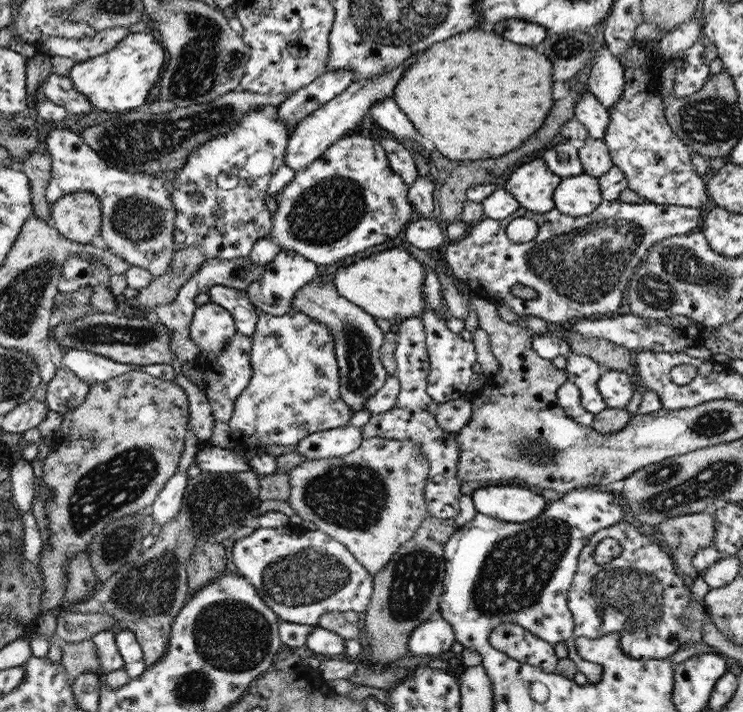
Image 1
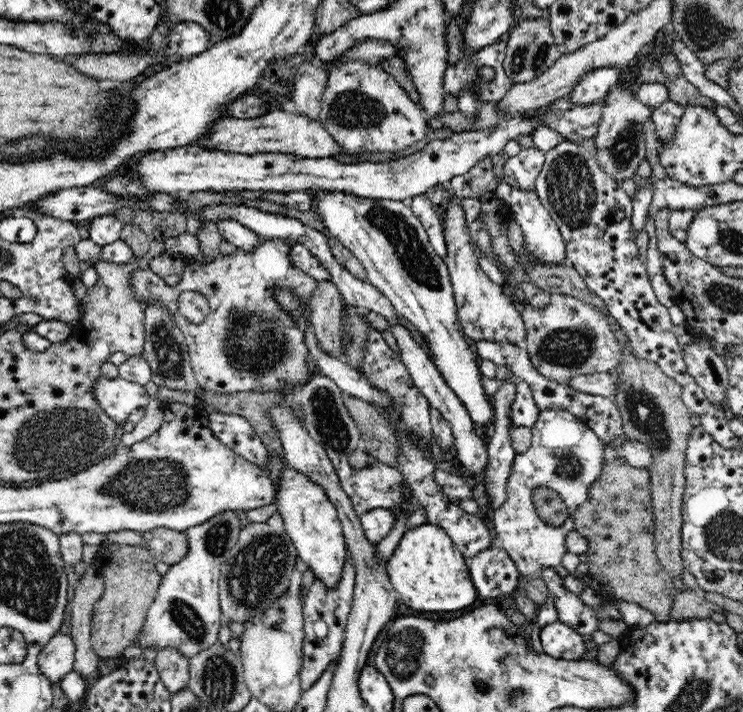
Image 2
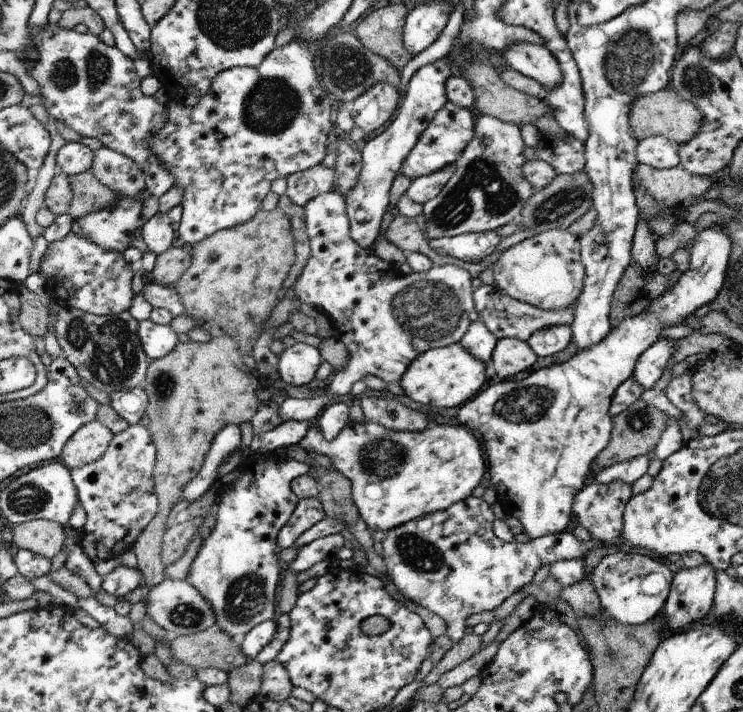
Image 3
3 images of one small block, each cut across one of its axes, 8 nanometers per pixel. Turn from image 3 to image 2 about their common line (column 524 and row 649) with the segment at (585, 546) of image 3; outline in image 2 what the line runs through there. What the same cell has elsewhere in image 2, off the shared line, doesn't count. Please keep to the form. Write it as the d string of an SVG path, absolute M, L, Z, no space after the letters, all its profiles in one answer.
M559 621L550 624L542 632L540 641L544 653L556 659L580 661L583 654L587 652L586 638Z

